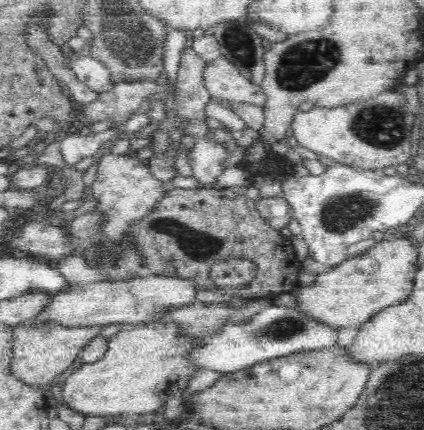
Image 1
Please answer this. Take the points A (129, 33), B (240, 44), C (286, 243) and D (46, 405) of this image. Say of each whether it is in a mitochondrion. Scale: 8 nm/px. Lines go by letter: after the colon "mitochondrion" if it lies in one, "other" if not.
A: mitochondrion
B: mitochondrion
C: other
D: other

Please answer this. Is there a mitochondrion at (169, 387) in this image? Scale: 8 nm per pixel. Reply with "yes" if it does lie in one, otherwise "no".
no

